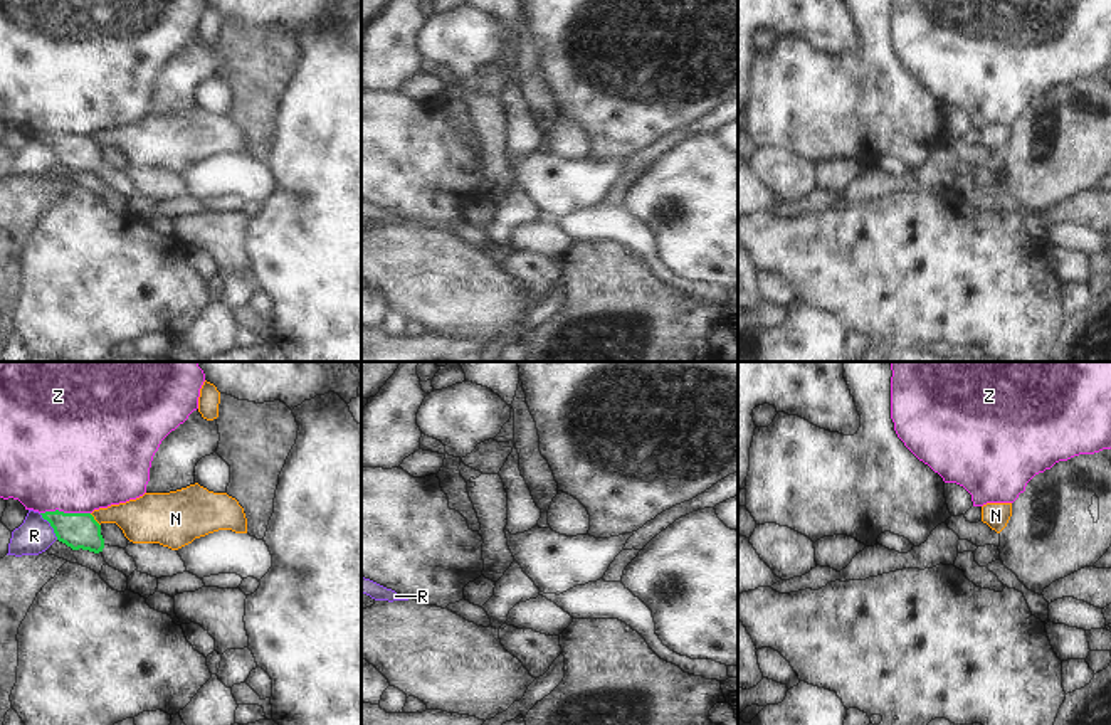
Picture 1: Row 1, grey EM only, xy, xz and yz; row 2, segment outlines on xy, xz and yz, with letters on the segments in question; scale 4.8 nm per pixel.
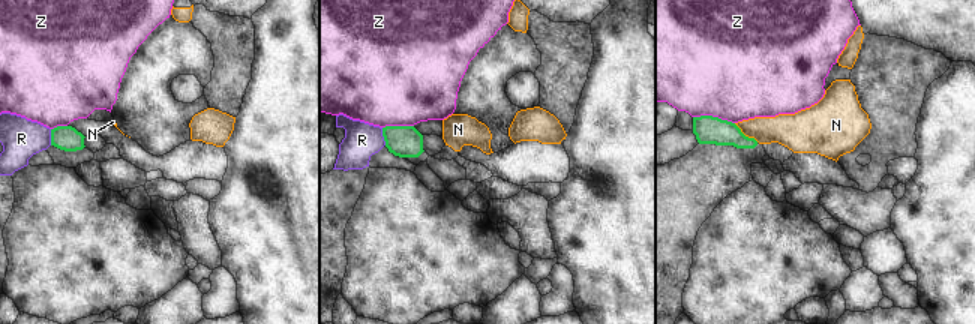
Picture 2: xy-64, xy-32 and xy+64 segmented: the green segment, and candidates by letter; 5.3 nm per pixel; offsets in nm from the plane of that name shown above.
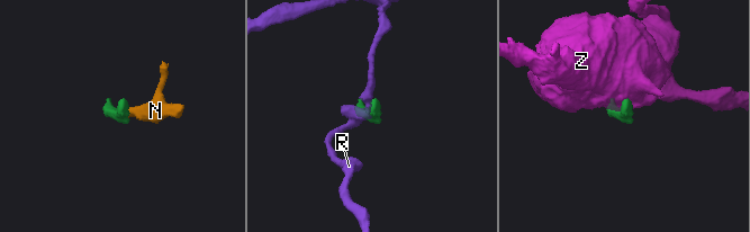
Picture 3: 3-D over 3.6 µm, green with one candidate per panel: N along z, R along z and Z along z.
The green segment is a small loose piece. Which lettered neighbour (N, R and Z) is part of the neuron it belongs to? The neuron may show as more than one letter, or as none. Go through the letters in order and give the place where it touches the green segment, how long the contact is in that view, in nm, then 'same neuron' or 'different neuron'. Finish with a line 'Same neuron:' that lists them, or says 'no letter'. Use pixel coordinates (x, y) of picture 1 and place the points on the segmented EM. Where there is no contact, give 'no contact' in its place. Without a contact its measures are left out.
N: meets green in xy at (94, 520); contact 80 nm long; different neuron
R: meets green in xy at (51, 525); contact 160 nm long; different neuron
Z: meets green in xy at (63, 512); contact 240 nm long; different neuron
Same neuron: no letter

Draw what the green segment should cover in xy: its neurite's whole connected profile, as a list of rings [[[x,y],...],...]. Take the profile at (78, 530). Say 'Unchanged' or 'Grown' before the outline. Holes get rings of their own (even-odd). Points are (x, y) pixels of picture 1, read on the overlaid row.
Grown. [[[45,511],[40,513],[44,520],[50,523],[59,542],[66,543],[72,550],[89,550],[103,553],[104,562],[129,577],[138,570],[133,557],[124,548],[109,547],[104,543],[101,535],[101,525],[91,513],[64,513],[64,511]]]

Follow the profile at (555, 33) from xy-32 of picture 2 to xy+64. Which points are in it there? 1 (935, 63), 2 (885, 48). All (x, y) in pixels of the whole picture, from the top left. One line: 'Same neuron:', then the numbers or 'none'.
Same neuron: 1, 2

